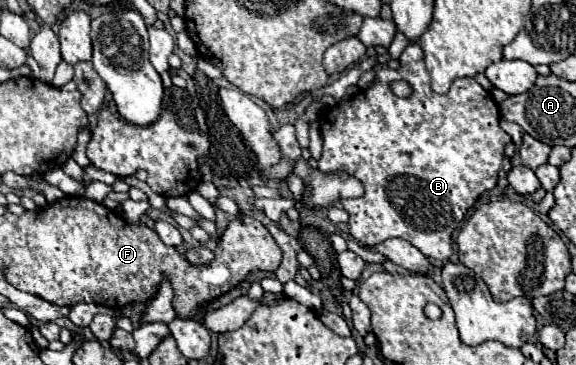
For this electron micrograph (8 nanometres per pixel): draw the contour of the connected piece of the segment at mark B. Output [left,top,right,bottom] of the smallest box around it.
[319,43,511,259]

